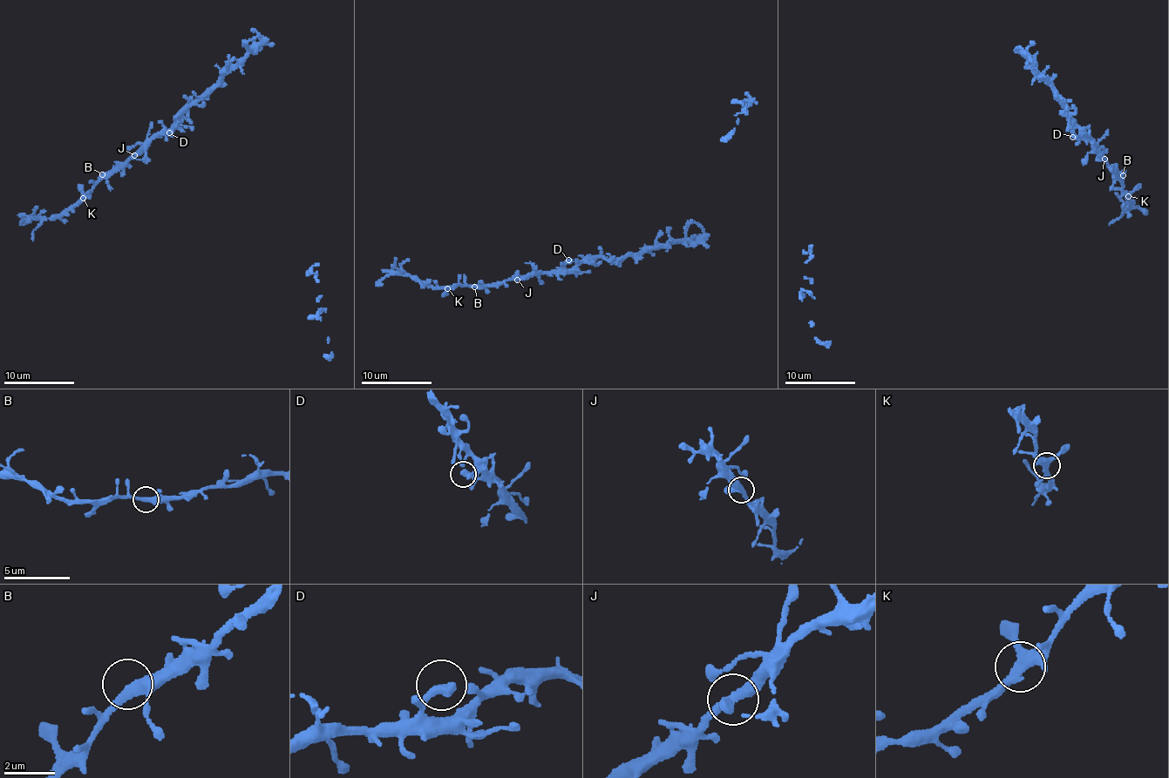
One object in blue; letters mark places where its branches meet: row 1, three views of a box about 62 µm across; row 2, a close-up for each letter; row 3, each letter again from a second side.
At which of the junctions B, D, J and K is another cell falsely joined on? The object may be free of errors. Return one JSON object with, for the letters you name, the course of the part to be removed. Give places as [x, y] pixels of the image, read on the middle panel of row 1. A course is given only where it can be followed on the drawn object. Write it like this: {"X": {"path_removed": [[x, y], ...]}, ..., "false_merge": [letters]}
{"false_merge": []}

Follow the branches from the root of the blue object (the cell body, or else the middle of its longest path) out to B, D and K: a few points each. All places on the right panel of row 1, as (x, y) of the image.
B: (1032, 83), (1042, 77), (1050, 84), (1063, 99), (1070, 122), (1089, 135), (1108, 164), (1123, 175)
D: (1032, 83), (1037, 77), (1042, 77), (1063, 99), (1073, 126), (1072, 137)
K: (1032, 83), (1042, 77), (1050, 84), (1063, 99), (1070, 122), (1089, 135), (1097, 150), (1114, 166), (1128, 195)

